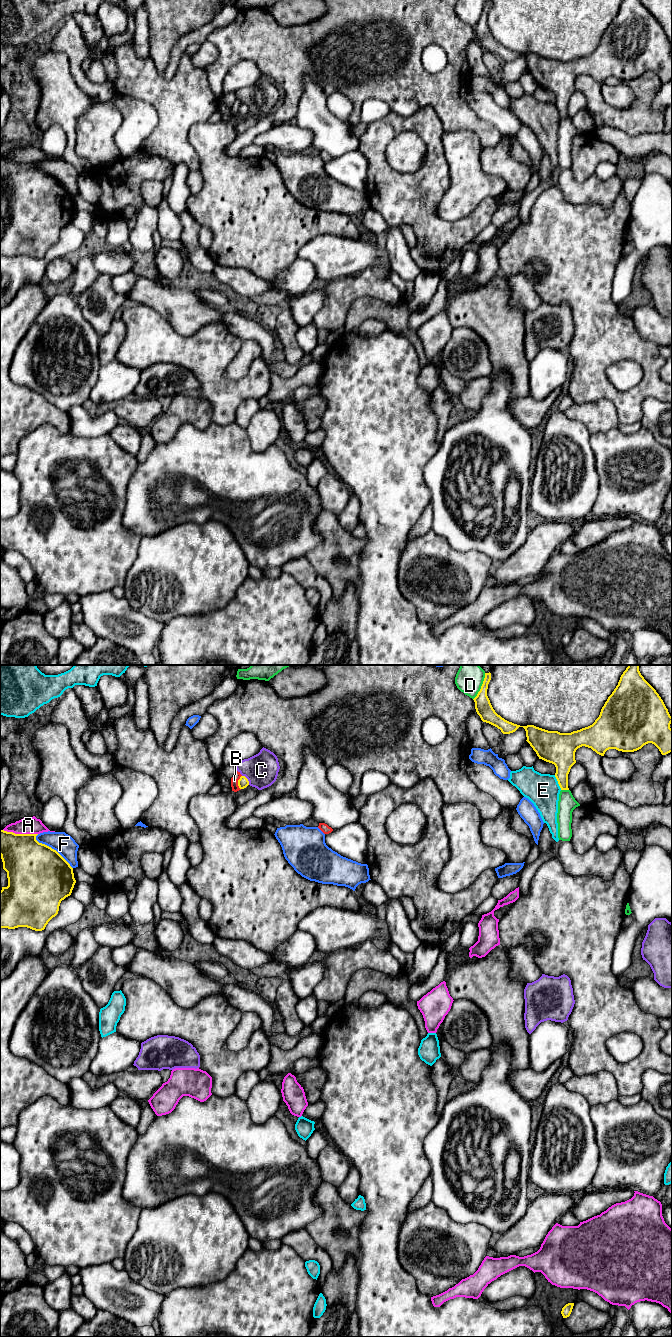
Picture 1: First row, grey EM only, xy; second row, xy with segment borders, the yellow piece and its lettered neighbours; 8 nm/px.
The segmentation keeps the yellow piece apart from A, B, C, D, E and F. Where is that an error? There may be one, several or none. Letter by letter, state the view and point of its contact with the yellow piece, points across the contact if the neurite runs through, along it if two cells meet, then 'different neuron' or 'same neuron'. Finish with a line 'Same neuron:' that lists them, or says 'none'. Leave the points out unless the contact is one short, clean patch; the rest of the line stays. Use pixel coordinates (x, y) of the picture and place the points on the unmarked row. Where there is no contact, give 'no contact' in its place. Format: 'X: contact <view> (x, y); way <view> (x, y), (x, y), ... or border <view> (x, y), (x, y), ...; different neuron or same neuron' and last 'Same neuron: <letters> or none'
A: contact xy (20, 162); different neuron
B: contact xy (238, 110); different neuron
C: contact xy (247, 107); different neuron
D: contact xy (481, 14); different neuron
E: contact xy (558, 110); different neuron
F: contact xy (53, 177); different neuron
Same neuron: none

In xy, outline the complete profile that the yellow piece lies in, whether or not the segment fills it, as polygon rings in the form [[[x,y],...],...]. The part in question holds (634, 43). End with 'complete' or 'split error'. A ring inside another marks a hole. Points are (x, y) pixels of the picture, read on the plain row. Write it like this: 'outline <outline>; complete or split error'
outline [[[623,0],[595,50],[571,61],[548,59],[534,53],[520,54],[505,48],[495,40],[487,24],[490,8],[491,1],[485,1],[481,17],[473,27],[477,42],[503,62],[523,55],[526,69],[539,87],[555,93],[561,118],[569,118],[568,102],[576,91],[575,80],[582,74],[601,84],[609,77],[634,80],[648,71],[654,72],[662,83],[672,80],[672,45],[640,0]]]; complete

